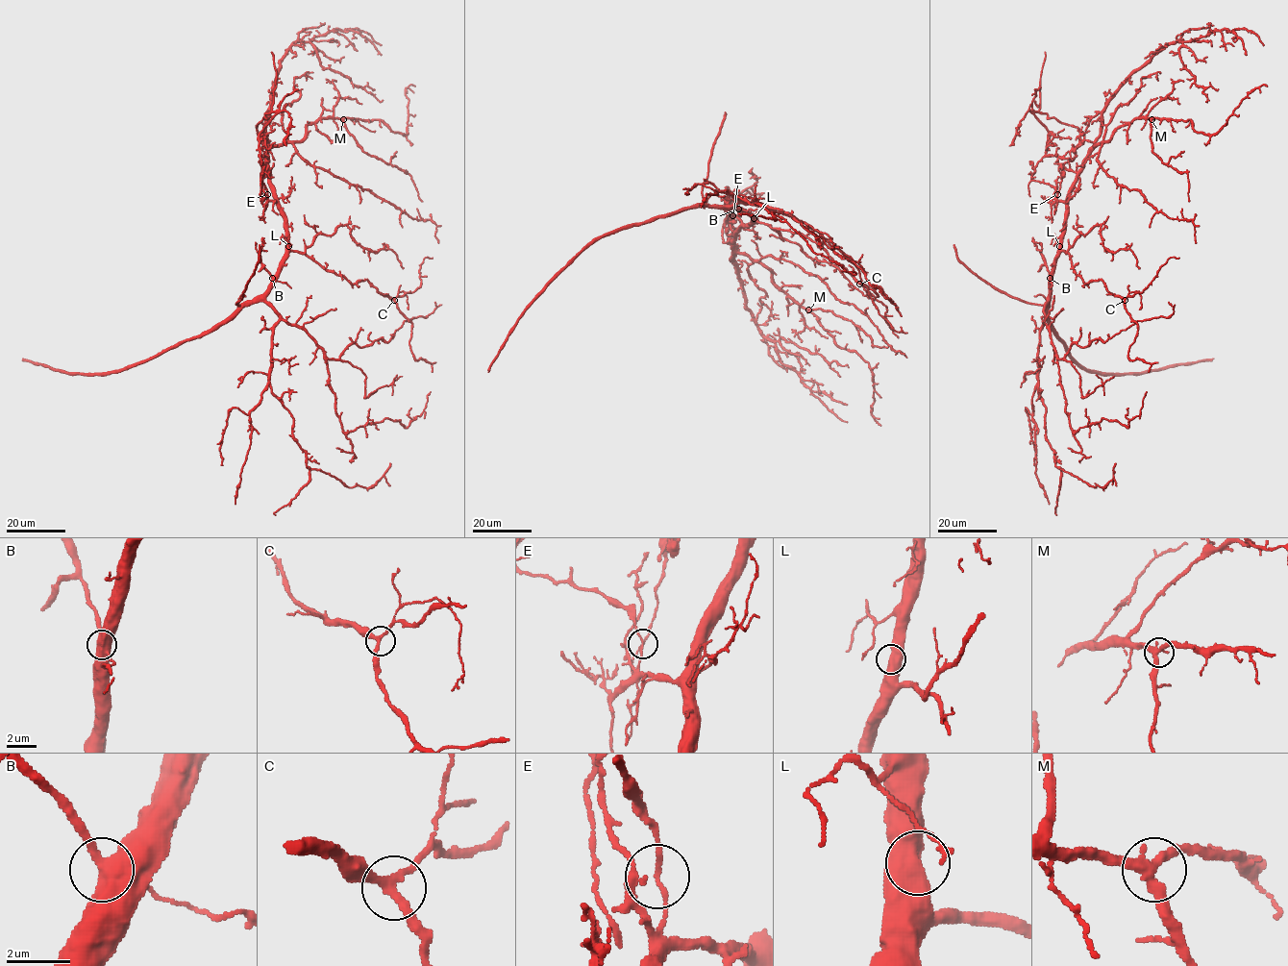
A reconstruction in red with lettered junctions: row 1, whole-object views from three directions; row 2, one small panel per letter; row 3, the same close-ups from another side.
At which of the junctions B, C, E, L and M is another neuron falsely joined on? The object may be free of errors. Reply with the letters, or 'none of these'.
E

